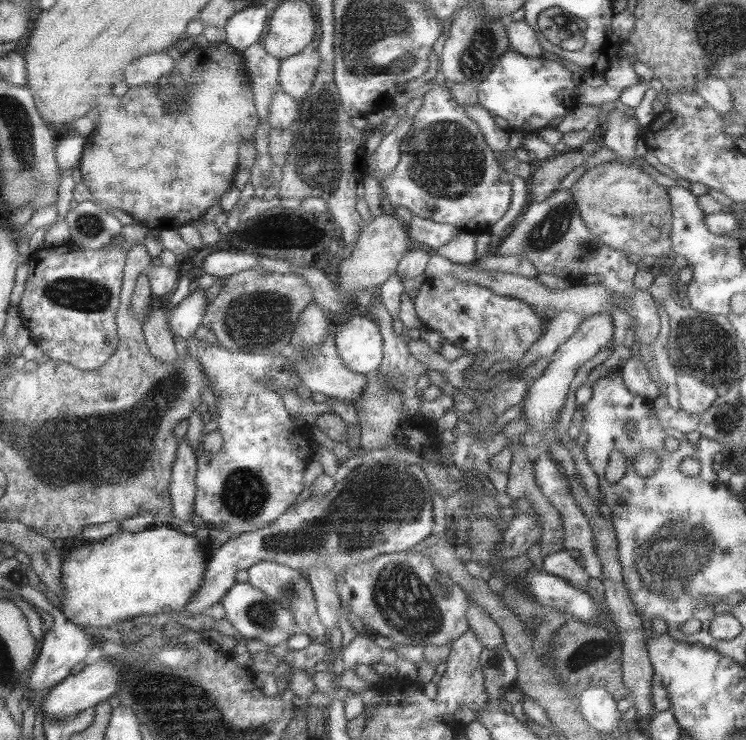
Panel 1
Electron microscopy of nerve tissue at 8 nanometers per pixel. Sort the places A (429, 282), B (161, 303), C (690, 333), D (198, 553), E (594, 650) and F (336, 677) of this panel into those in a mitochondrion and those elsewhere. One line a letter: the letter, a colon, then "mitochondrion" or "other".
A: other
B: other
C: mitochondrion
D: other
E: mitochondrion
F: other

